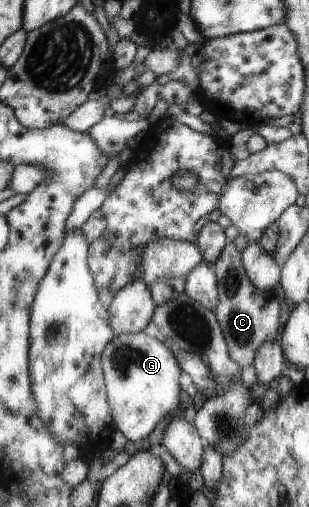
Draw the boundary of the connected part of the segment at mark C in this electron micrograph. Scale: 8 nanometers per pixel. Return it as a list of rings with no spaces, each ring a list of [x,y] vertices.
[[[231,240],[224,244],[211,267],[215,273],[218,300],[212,313],[220,323],[229,358],[241,368],[247,367],[254,361],[256,350],[262,342],[275,340],[279,328],[277,294],[257,290],[251,284],[243,268],[240,252],[235,249]]]

